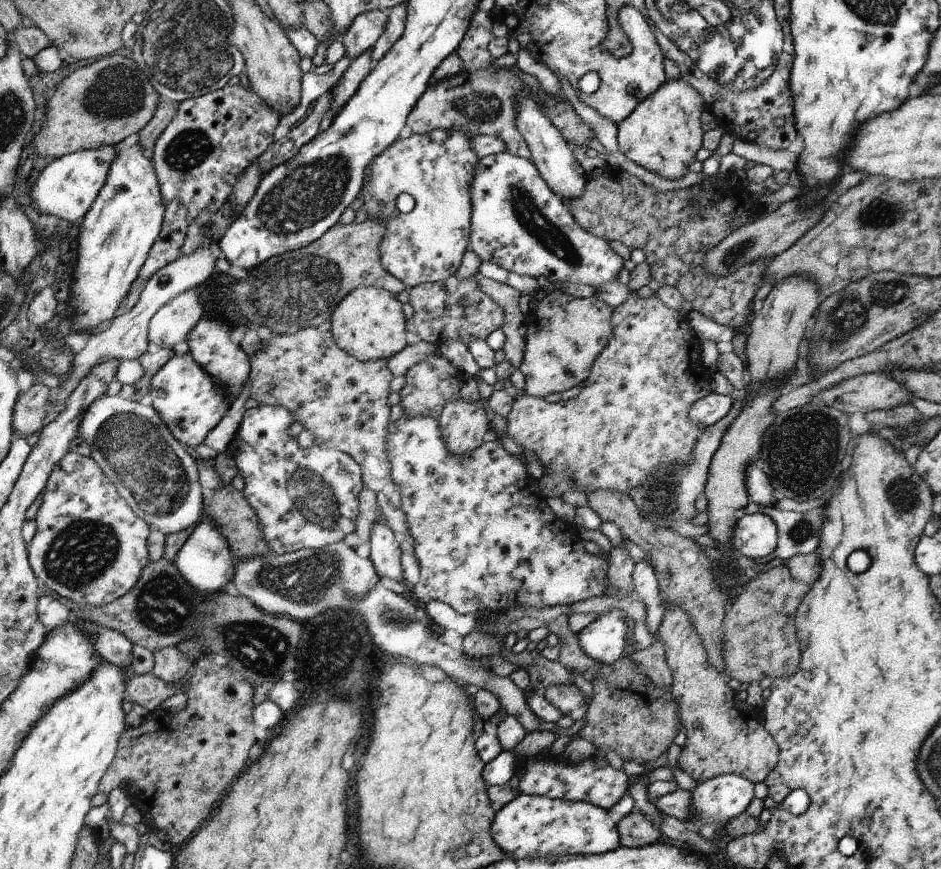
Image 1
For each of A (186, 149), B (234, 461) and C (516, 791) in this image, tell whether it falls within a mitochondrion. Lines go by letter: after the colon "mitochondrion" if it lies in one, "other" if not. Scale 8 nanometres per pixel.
A: mitochondrion
B: other
C: other

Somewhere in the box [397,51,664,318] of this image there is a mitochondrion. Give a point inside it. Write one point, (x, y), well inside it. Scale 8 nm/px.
(550, 236)

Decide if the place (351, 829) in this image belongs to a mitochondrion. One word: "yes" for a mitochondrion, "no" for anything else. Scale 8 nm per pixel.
no

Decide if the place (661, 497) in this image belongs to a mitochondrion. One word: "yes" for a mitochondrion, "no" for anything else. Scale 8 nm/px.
yes

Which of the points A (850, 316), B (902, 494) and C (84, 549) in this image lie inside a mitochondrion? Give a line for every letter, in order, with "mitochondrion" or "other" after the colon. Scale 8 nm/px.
A: mitochondrion
B: mitochondrion
C: mitochondrion

